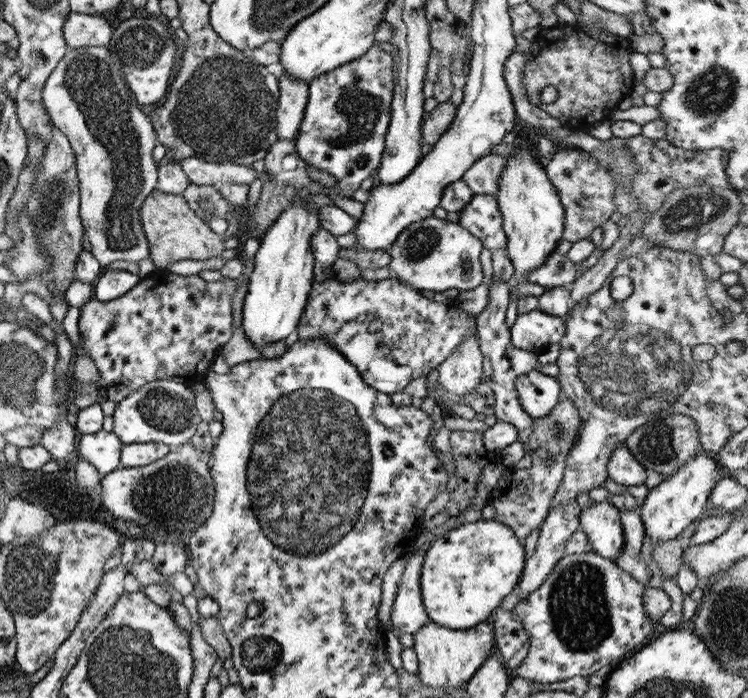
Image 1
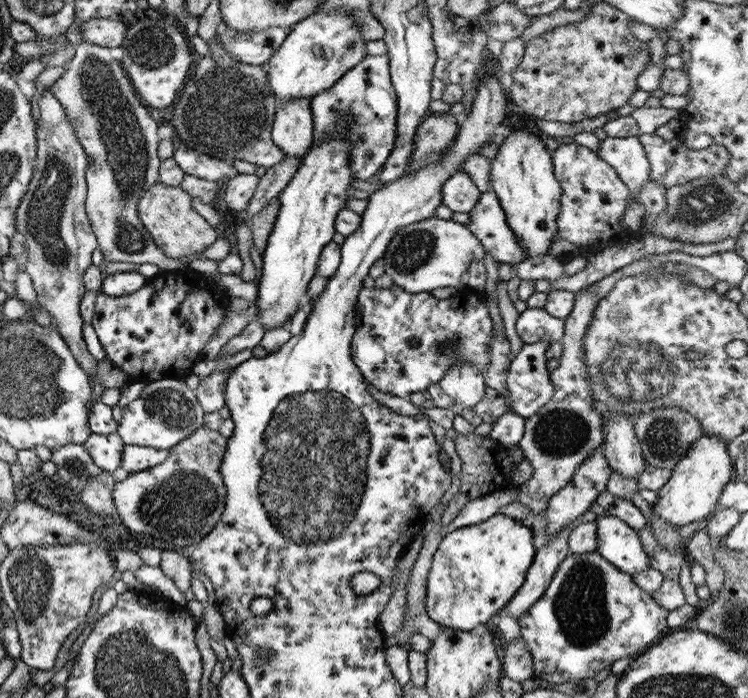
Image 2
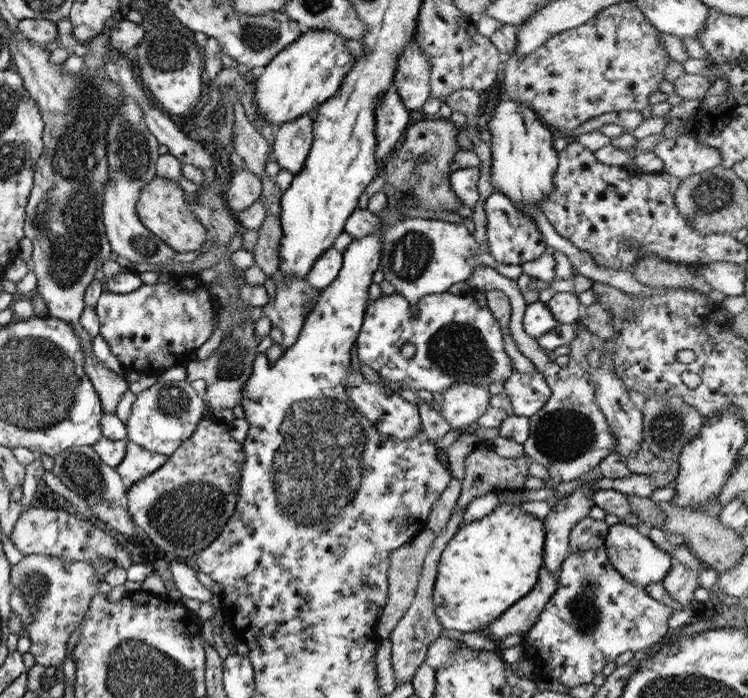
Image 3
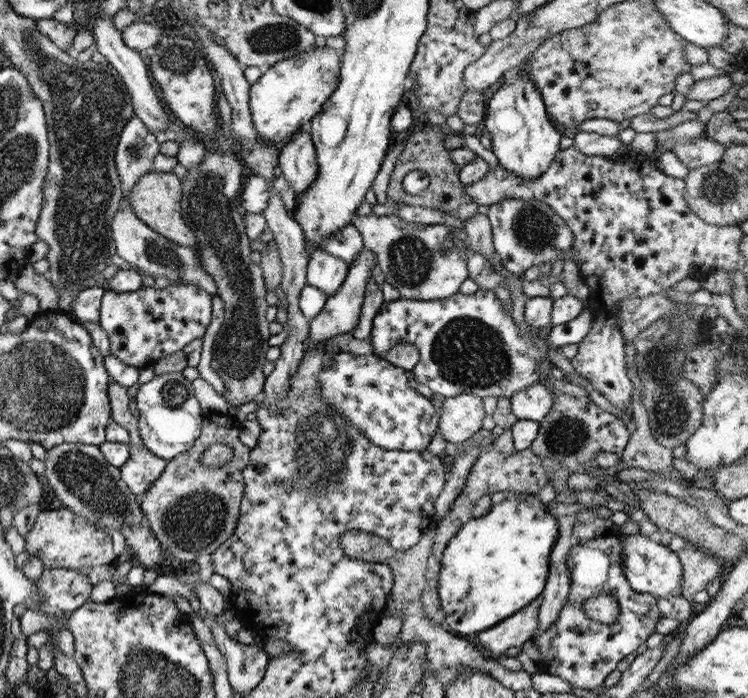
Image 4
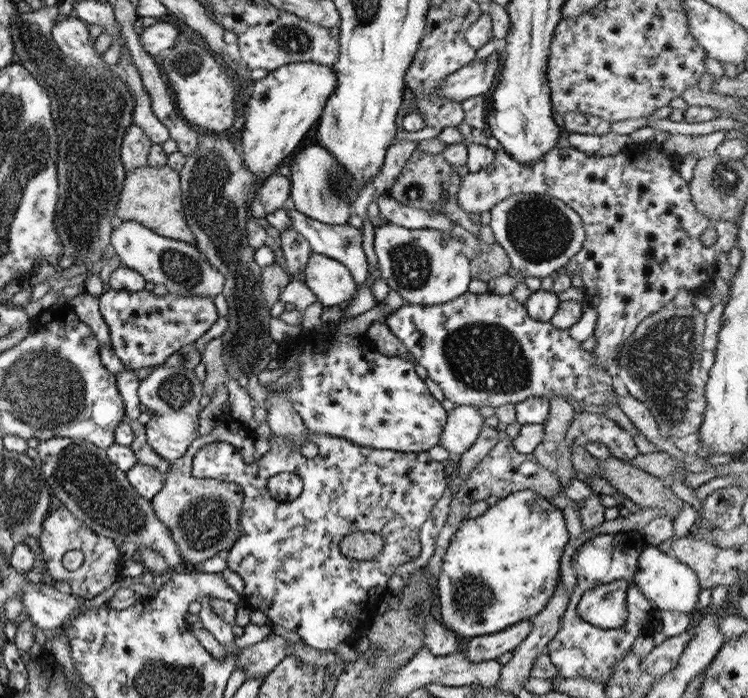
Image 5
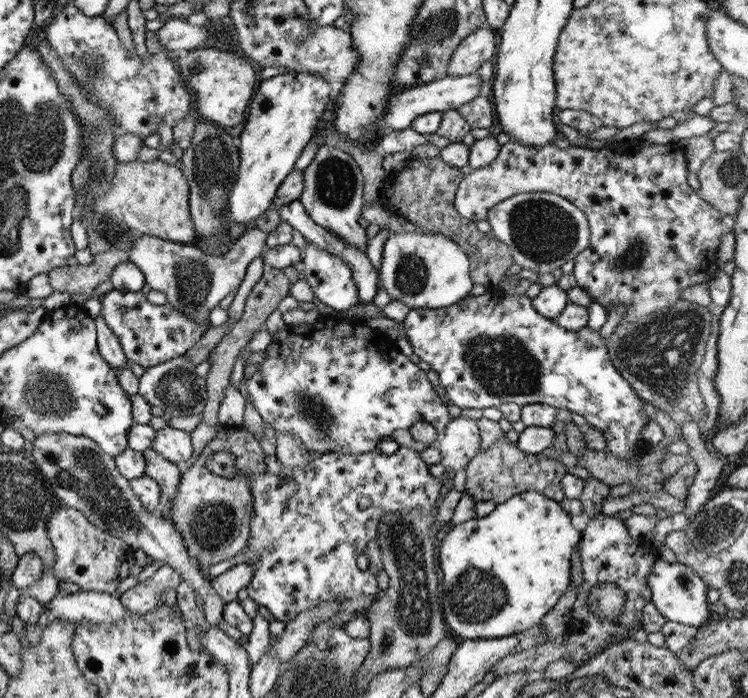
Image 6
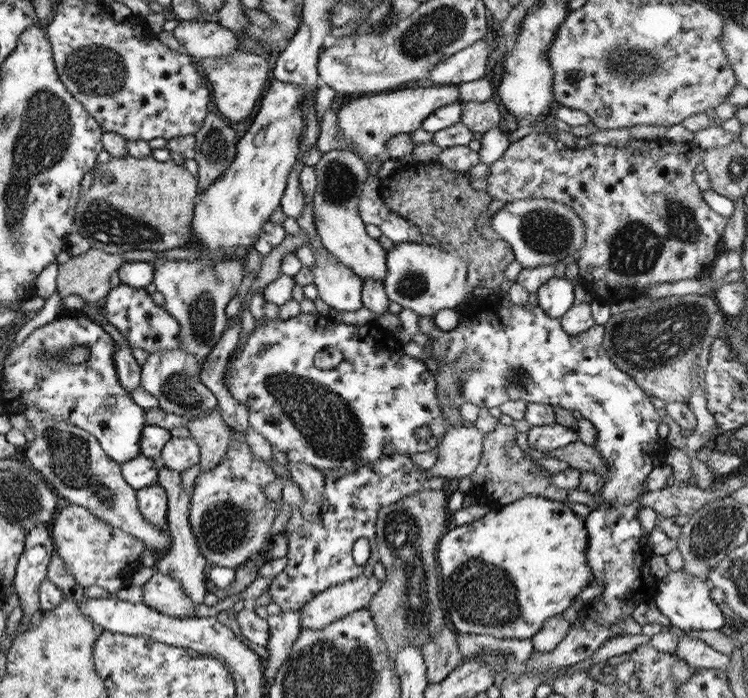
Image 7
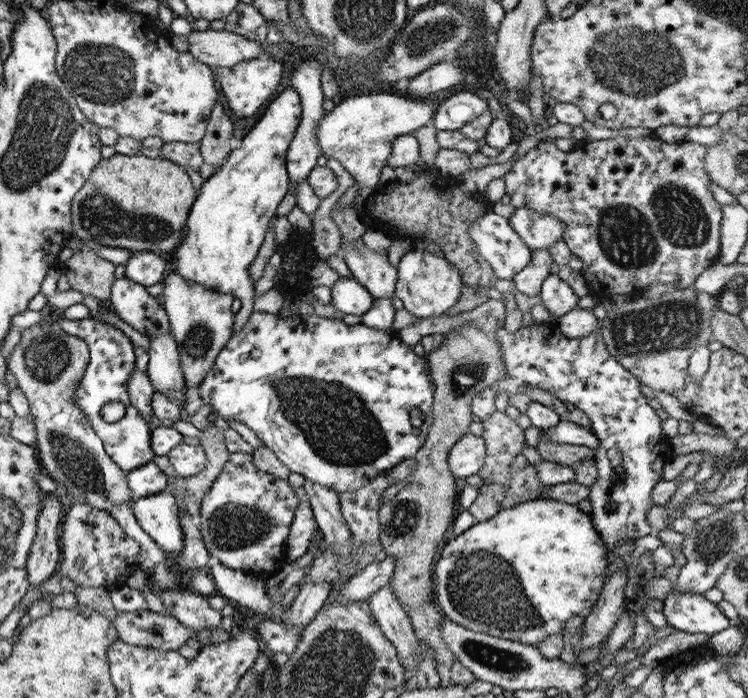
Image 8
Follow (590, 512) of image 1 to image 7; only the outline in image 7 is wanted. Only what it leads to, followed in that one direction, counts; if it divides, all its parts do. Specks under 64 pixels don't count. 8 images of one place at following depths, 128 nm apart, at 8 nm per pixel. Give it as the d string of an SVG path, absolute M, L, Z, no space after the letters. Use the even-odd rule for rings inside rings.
M682 569L677 572L669 571L667 576L657 583L654 596L657 610L673 627L682 631L719 630L724 625L724 618L718 604L709 599L709 585L701 582L697 576L685 574Z

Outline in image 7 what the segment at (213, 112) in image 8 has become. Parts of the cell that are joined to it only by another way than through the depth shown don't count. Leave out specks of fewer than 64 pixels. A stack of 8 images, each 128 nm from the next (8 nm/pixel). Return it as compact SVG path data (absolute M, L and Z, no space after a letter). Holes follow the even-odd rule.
M207 113L199 130L194 134L193 160L197 165L199 192L212 186L213 182L232 163L236 155L235 132L218 113Z

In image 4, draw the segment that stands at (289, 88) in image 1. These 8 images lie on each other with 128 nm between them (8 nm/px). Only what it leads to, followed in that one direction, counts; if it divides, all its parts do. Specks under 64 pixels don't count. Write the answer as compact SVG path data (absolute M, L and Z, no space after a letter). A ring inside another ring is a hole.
M302 127L283 143L278 151L277 165L295 197L306 191L316 177L318 166L316 166L314 146L310 134Z

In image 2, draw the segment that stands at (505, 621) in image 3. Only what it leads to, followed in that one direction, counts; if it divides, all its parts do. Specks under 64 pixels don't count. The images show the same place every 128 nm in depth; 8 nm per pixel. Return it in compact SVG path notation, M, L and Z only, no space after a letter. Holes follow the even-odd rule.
M583 512L562 526L552 537L547 537L542 546L536 549L522 586L503 608L508 616L516 620L545 592L556 573L557 565L569 554L566 542L571 529L581 522L594 521L595 518L597 516L593 512Z

